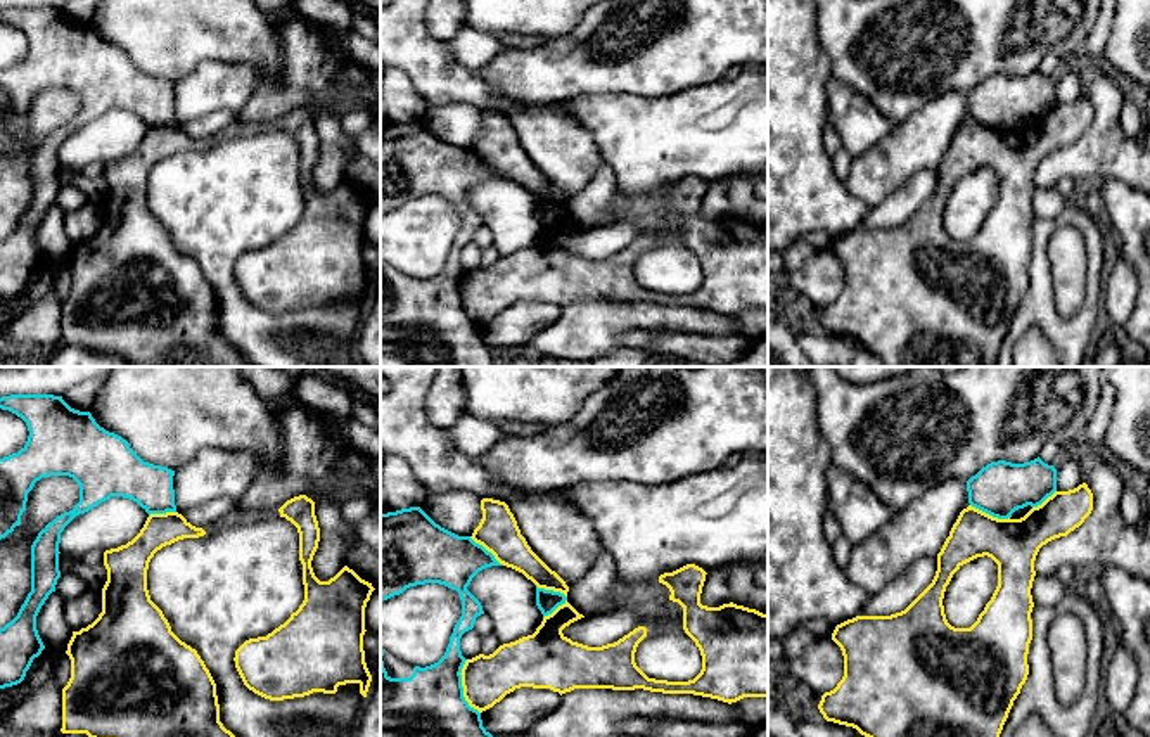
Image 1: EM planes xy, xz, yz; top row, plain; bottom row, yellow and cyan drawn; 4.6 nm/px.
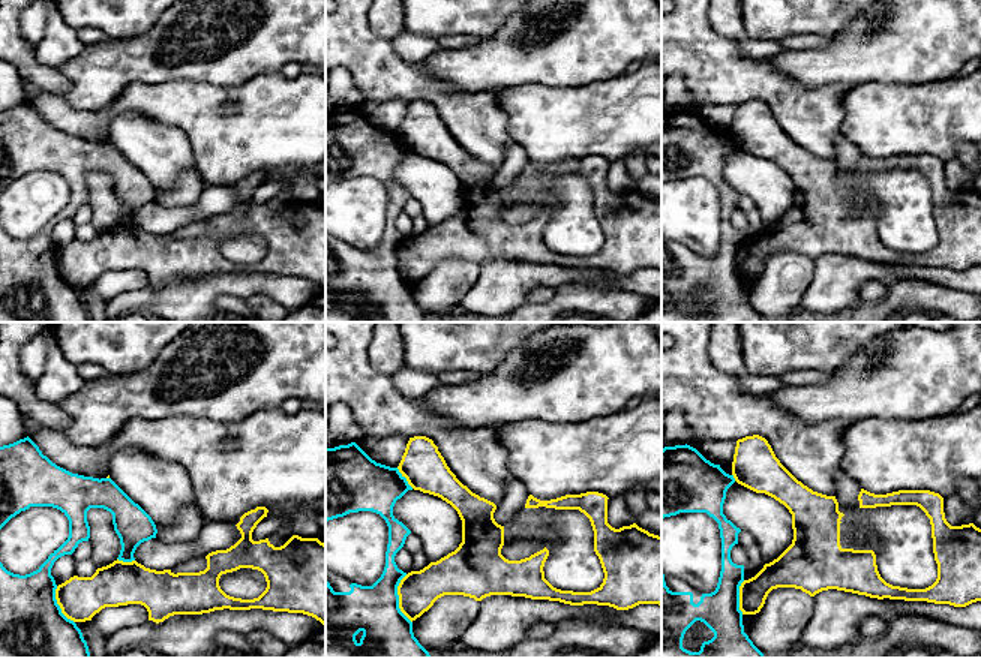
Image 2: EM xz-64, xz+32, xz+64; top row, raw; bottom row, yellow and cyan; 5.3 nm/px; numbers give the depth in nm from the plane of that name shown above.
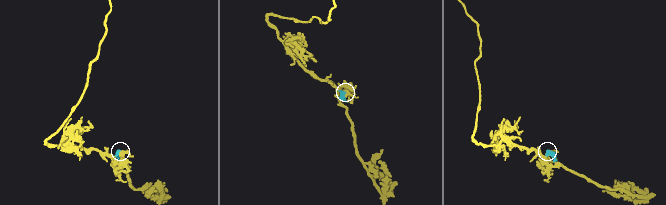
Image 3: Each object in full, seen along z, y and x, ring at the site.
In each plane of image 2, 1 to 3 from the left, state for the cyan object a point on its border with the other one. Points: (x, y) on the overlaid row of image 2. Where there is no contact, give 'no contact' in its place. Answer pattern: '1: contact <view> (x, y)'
1: contact xz-64 (59, 604)
2: contact xz+32 (399, 598)
3: contact xz+64 (740, 597)

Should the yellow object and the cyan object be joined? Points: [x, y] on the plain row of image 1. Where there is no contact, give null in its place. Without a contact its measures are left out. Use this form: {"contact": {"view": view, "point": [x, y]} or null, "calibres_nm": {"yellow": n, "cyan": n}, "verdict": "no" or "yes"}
{"contact": {"view": "xz", "point": [462, 298]}, "calibres_nm": {"yellow": 220, "cyan": 440}, "verdict": "yes"}

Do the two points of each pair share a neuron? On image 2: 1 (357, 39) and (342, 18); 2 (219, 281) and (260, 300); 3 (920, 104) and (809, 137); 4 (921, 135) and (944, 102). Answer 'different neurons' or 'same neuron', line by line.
1: same neuron
2: different neurons
3: different neurons
4: same neuron

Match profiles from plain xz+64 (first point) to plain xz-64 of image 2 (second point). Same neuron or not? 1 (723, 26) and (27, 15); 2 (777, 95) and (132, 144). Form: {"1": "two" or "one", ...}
{"1": "one", "2": "one"}

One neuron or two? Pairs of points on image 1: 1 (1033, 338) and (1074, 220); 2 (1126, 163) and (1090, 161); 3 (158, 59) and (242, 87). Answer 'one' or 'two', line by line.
1: two
2: one
3: two

